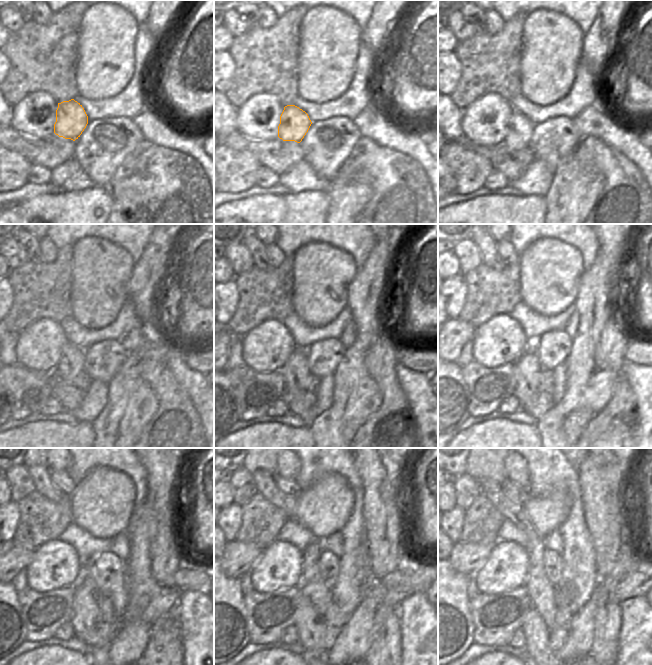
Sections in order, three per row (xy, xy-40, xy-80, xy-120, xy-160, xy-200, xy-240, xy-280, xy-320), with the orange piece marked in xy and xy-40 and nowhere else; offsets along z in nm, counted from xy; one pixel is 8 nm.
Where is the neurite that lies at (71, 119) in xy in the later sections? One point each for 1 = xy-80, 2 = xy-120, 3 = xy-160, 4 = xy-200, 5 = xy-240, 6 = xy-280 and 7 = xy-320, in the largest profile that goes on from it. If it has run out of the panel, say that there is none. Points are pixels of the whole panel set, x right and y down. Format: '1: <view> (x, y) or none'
1: xy-80 (519, 134)
2: xy-120 (71, 364)
3: xy-160 (296, 371)
4: xy-200 (527, 370)
5: xy-240 (84, 608)
6: xy-280 (308, 622)
7: xy-320 (537, 636)

